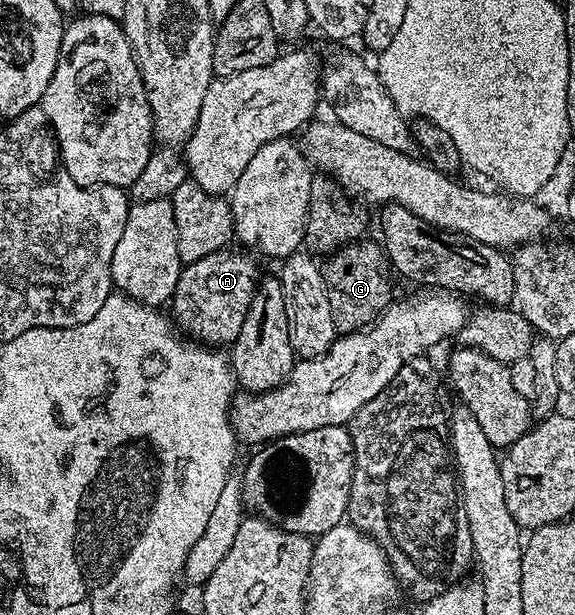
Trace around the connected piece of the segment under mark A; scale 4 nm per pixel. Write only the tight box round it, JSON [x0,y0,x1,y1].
[173,251,261,346]

